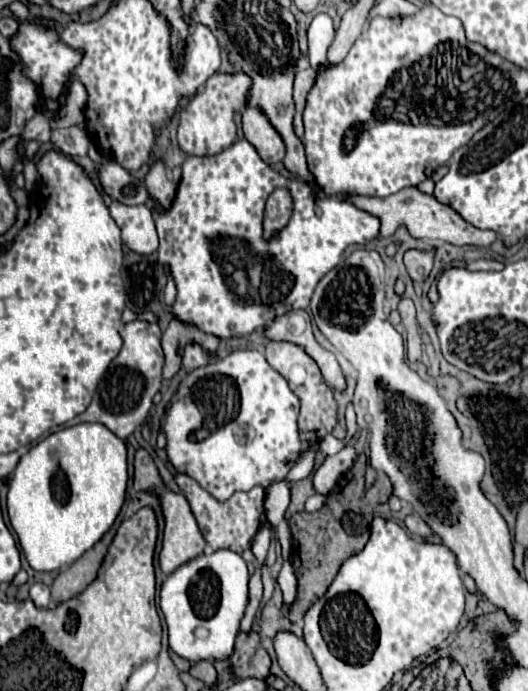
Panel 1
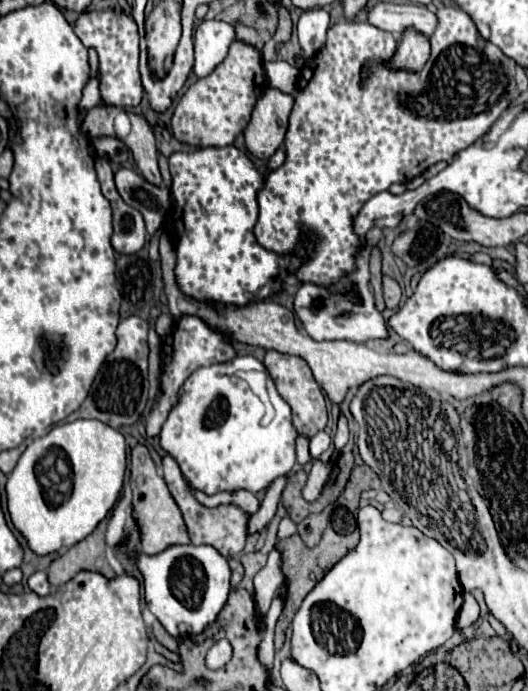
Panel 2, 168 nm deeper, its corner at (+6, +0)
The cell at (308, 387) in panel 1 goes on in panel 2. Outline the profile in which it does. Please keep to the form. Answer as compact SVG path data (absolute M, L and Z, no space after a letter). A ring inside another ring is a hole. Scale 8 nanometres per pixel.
M268 350L264 358L264 366L270 372L272 380L276 382L276 388L280 396L290 405L292 410L292 424L299 435L311 438L319 431L324 430L328 422L325 396L318 382L314 379L310 366L306 360L292 360L294 356L280 354L276 350Z

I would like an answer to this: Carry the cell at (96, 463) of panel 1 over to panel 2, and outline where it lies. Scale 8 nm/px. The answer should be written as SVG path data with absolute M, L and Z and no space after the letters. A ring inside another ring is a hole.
M74 420L28 444L6 482L14 528L38 556L56 554L90 536L118 502L126 472L124 436L100 420Z

